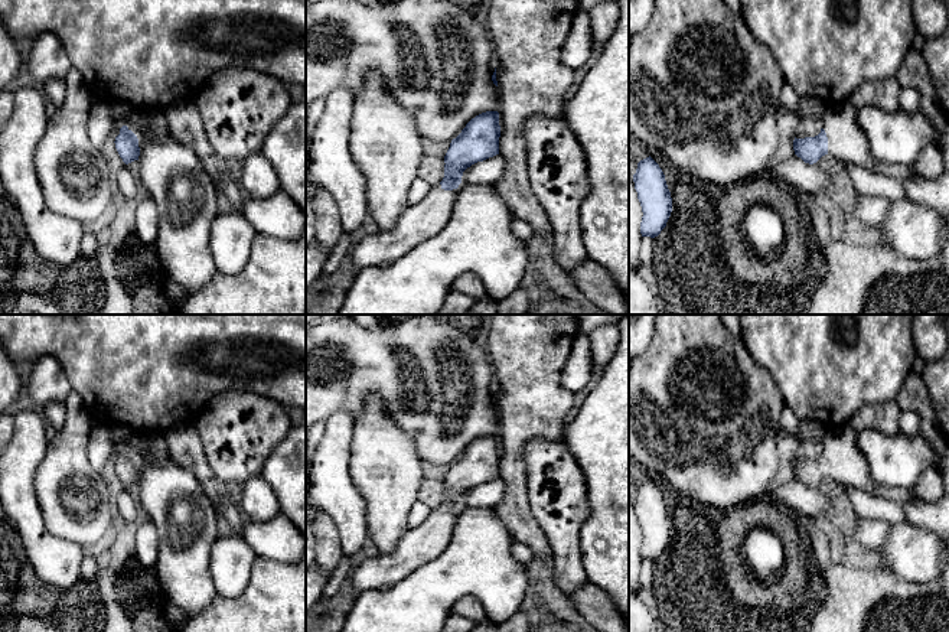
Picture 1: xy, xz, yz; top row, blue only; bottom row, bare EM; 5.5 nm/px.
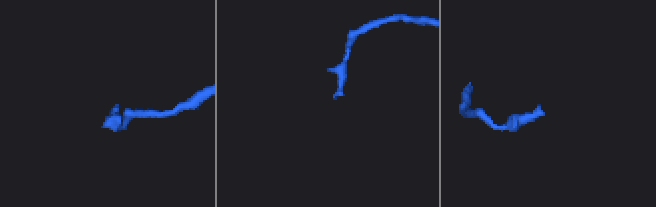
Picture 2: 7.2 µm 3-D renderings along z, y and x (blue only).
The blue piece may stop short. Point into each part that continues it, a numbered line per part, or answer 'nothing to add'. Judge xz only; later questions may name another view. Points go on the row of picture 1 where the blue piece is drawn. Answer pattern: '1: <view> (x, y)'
1: xz (421, 221)

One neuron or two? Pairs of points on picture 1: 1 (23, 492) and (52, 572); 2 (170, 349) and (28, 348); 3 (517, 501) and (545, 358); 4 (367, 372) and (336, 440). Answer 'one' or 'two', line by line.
1: one
2: one
3: one
4: two

